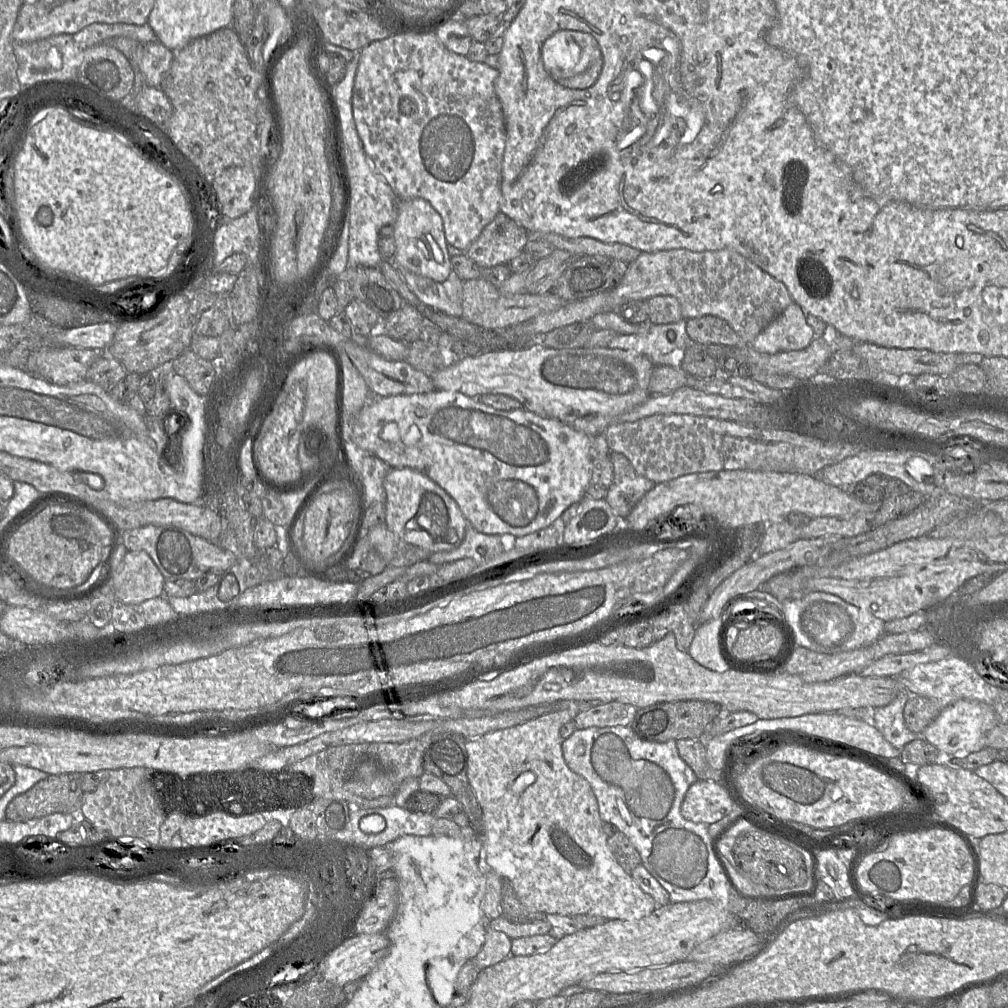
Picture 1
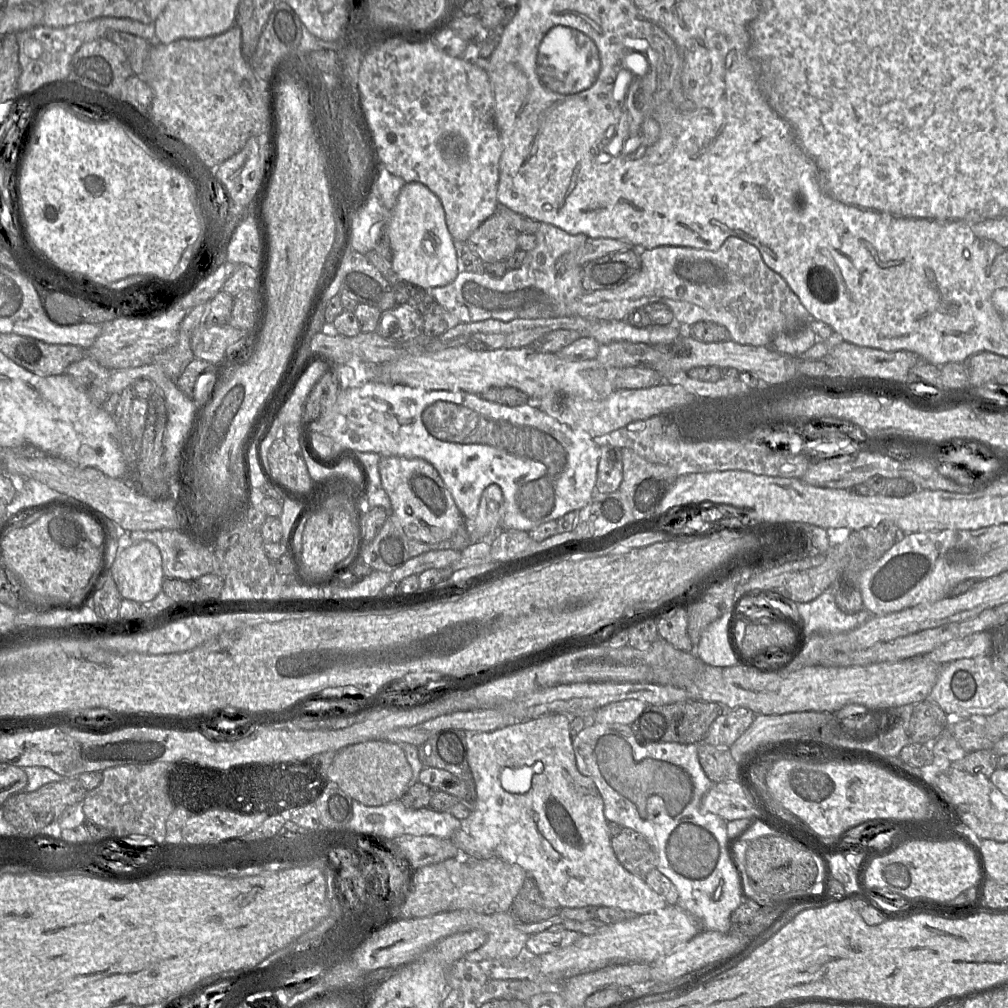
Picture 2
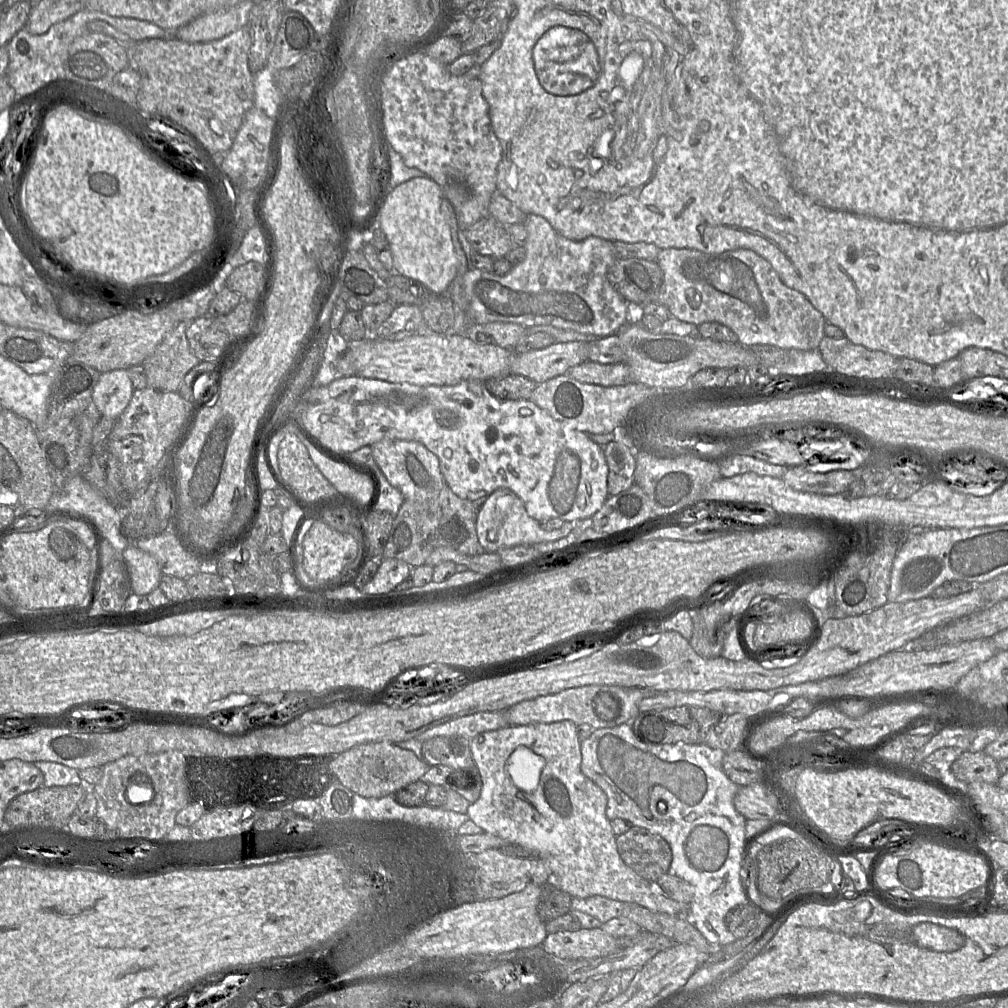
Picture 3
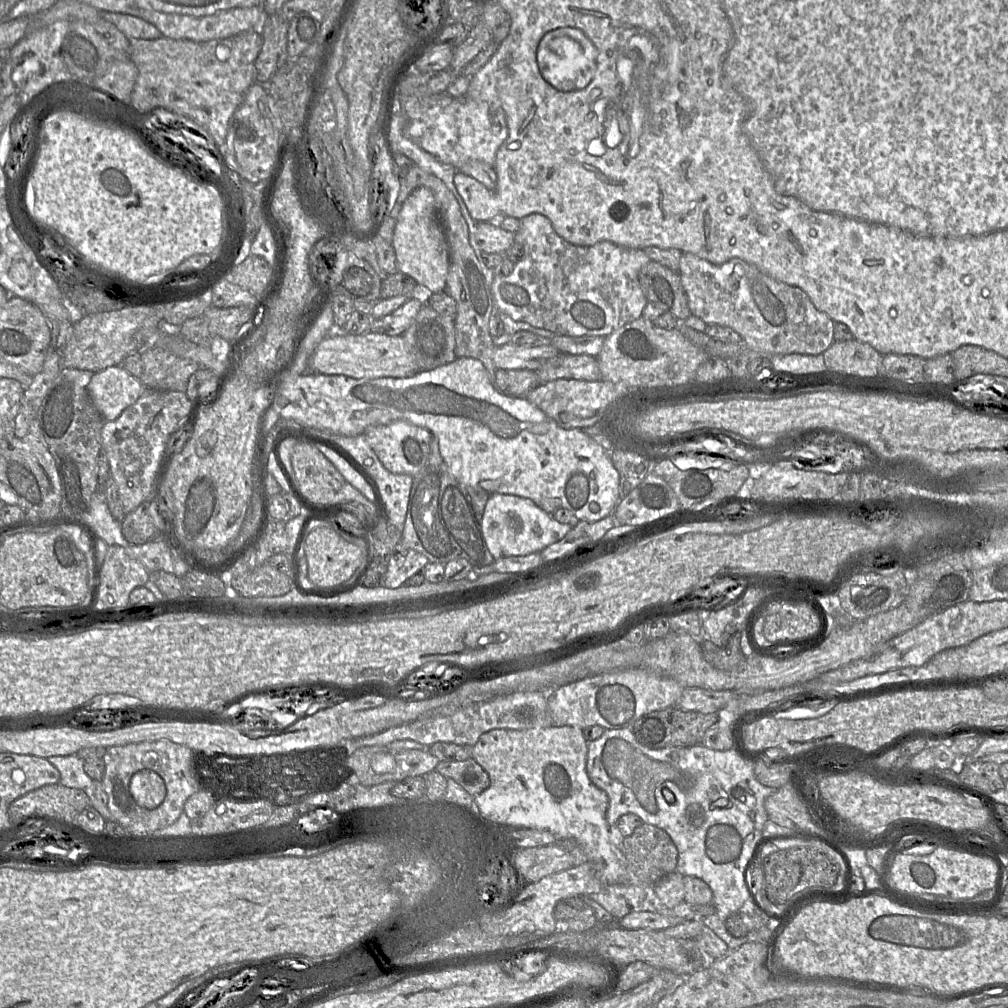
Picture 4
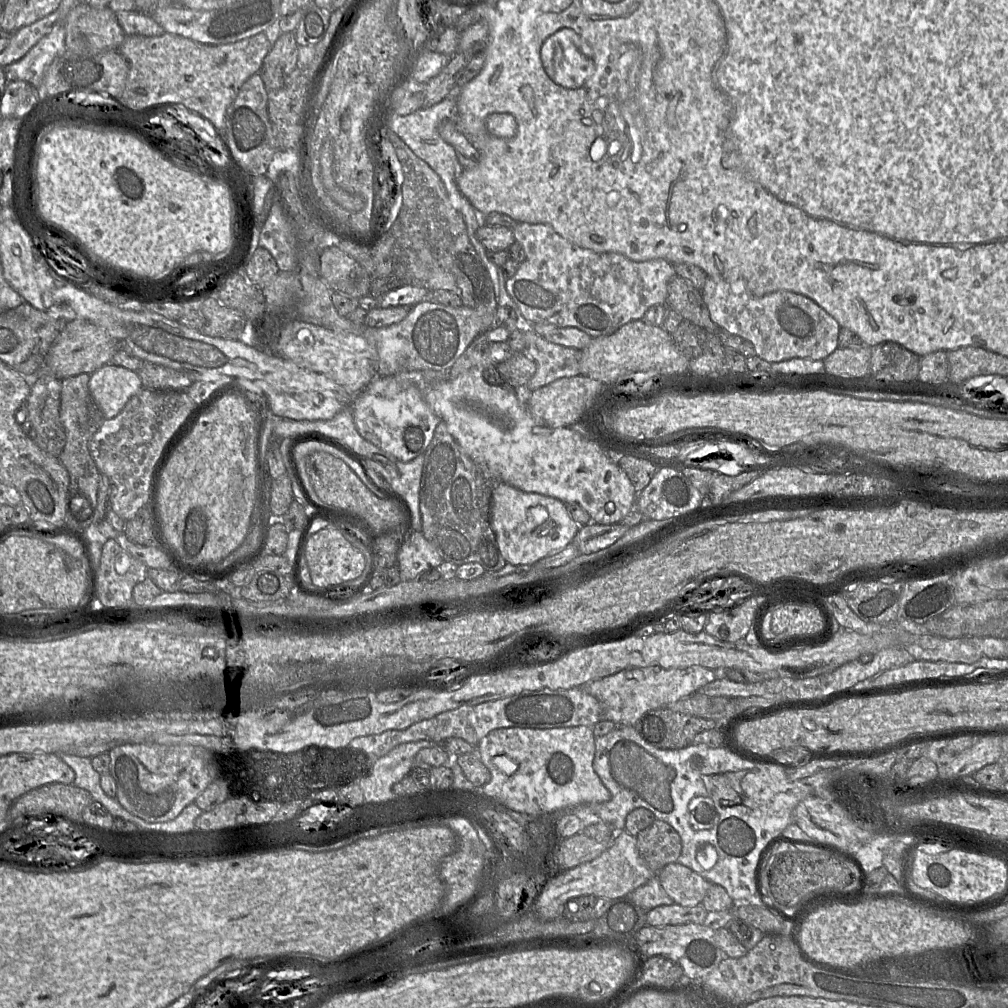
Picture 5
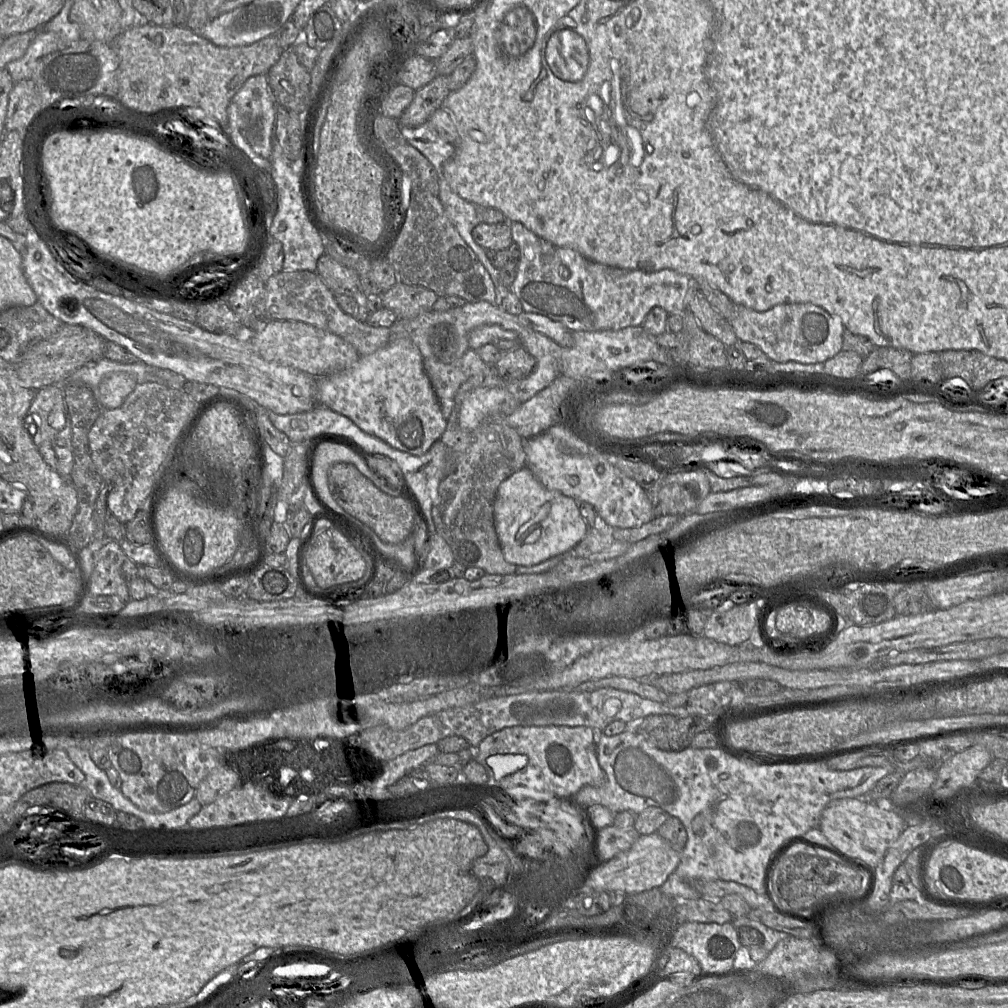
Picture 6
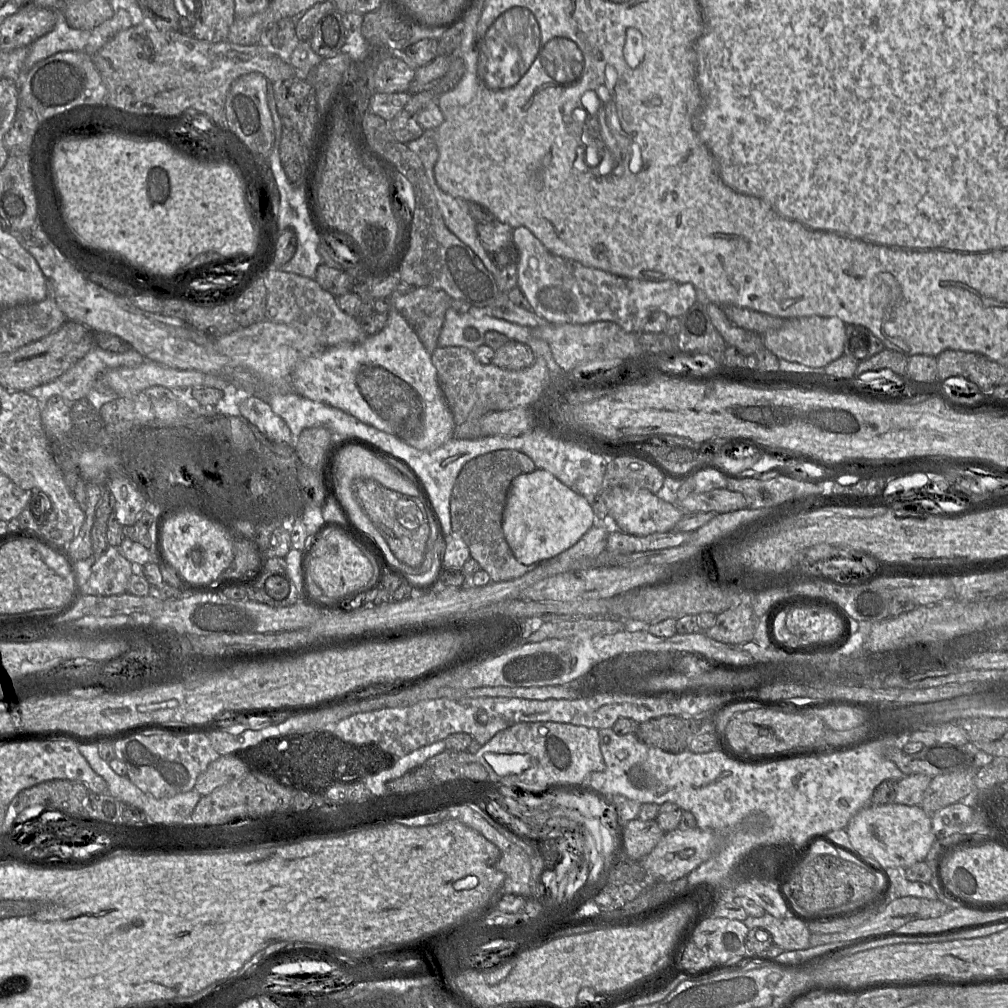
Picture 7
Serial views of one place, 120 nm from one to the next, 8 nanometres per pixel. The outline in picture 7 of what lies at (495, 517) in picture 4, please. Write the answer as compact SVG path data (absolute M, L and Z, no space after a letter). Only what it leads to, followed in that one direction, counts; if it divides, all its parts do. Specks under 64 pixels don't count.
M536 469L512 480L503 510L502 531L516 560L528 566L553 559L573 546L593 522L594 513L585 498L551 473Z

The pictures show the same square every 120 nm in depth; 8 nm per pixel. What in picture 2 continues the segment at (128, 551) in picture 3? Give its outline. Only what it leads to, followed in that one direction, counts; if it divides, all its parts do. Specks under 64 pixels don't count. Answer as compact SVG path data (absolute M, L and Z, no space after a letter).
M149 541L133 543L117 553L110 572L122 598L138 603L153 601L165 579L160 550Z

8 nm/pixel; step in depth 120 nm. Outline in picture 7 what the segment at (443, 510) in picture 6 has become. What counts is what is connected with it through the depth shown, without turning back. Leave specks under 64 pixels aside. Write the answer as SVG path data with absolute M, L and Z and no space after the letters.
M501 449L478 456L461 469L453 487L450 500L450 523L452 532L459 535L467 545L470 557L487 572L491 582L519 578L544 562L523 565L514 557L502 531L503 510L512 480L520 474L536 470L532 459L526 454Z

